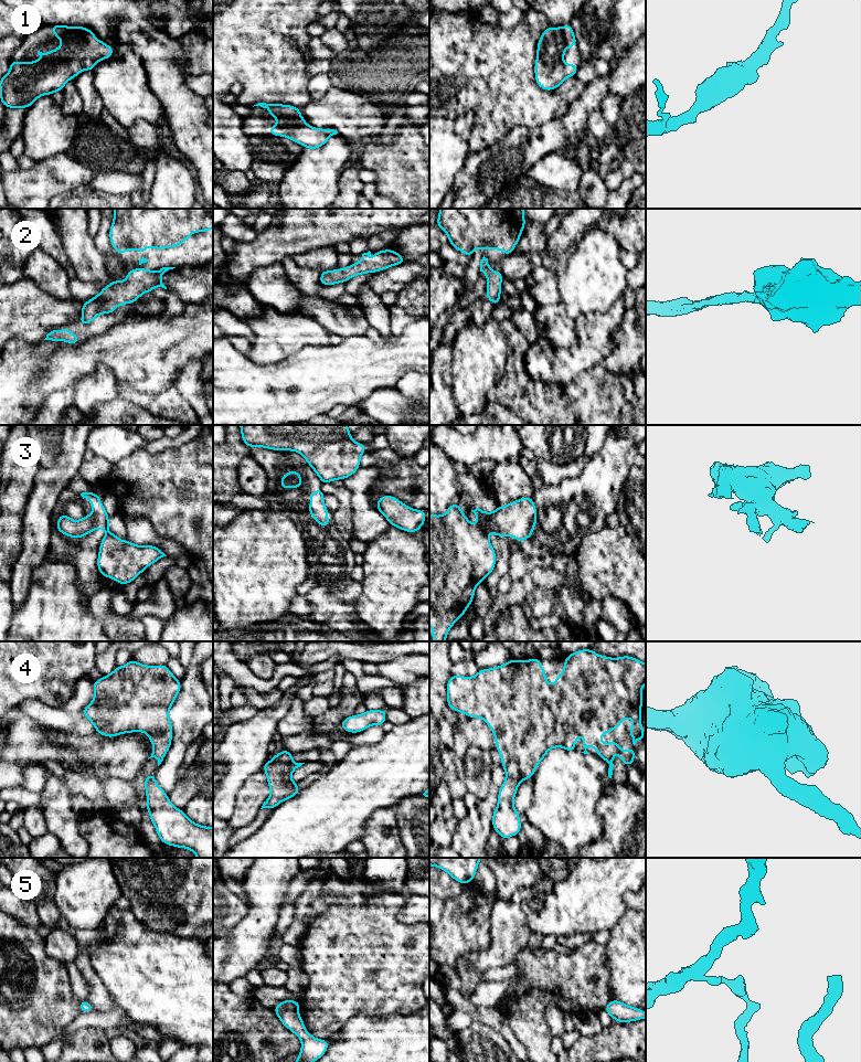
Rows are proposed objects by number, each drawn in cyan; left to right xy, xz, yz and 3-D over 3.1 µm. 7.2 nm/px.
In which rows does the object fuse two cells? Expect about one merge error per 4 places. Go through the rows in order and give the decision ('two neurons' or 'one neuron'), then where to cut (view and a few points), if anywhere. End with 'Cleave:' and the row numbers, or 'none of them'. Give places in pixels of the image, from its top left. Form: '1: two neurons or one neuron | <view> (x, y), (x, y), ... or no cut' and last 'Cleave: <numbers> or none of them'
1: one neuron | no cut
2: one neuron | no cut
3: two neurons | yz (477, 524), (487, 535)
4: one neuron | no cut
5: one neuron | no cut
Cleave: 3

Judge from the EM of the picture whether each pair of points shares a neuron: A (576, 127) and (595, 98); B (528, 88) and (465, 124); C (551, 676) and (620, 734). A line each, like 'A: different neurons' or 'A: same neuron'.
A: same neuron
B: different neurons
C: same neuron

